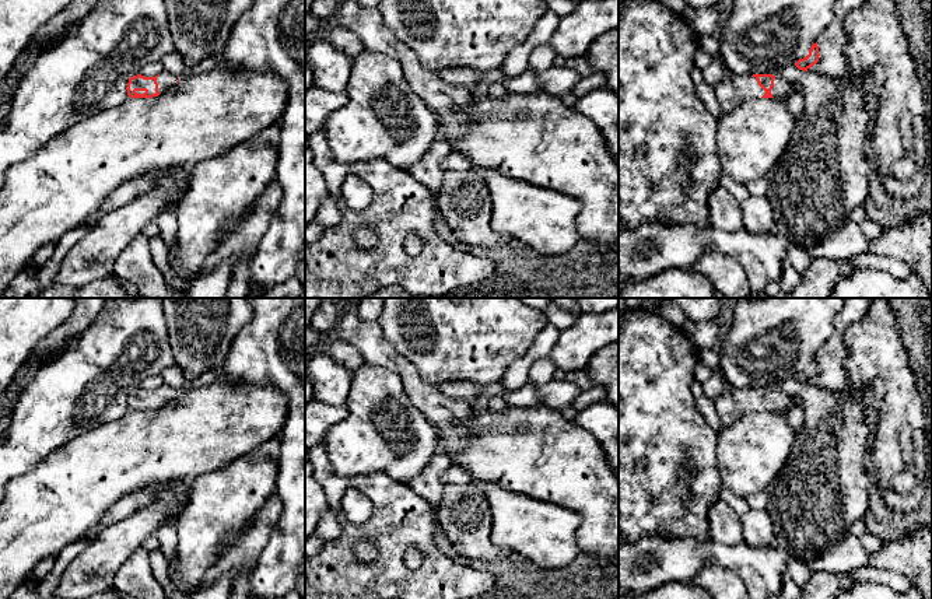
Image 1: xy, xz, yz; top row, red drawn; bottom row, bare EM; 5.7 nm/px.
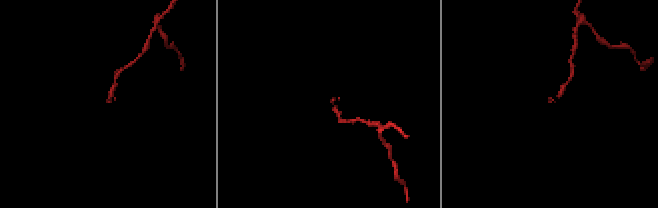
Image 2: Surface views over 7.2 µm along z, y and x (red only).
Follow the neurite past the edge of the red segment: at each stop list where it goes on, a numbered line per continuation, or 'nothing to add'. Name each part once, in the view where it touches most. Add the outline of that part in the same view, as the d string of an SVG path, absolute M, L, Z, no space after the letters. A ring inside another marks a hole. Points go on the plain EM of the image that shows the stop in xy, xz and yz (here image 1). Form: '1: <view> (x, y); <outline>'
1: yz (733, 403); M751 389L725 390L714 400L714 403L715 411L723 427L732 424L744 414L758 413L765 407L765 404L758 399L756 390Z

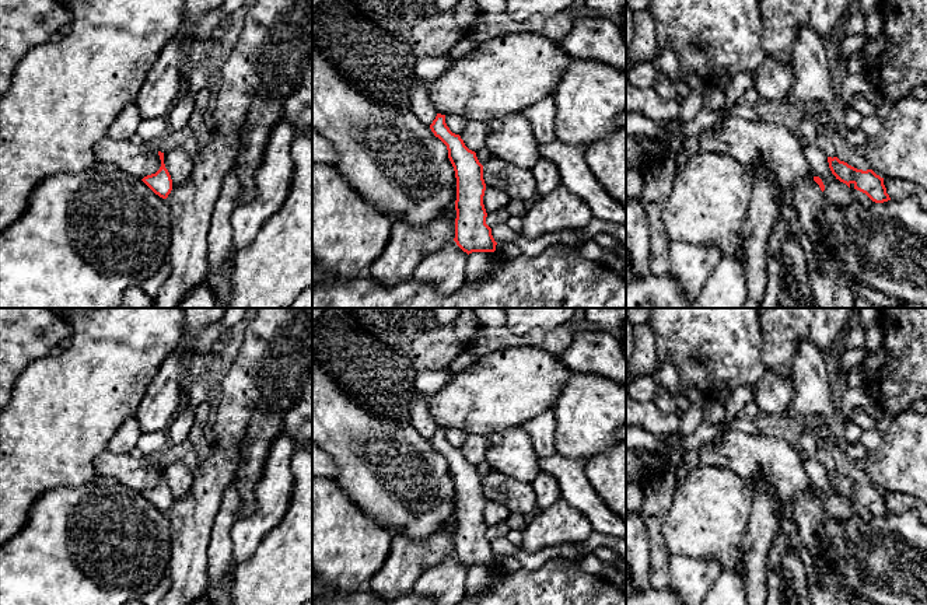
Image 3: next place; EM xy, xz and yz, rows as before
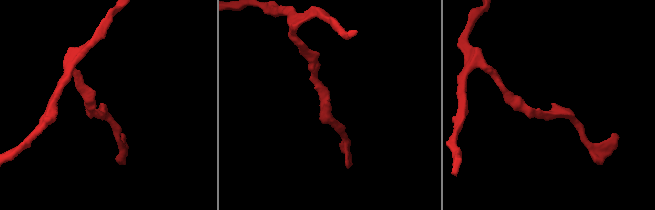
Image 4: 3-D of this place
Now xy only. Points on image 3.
nothing to add

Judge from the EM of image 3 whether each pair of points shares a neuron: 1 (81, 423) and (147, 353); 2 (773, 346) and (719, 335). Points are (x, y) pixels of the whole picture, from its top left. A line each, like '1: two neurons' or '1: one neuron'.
1: one neuron
2: two neurons

